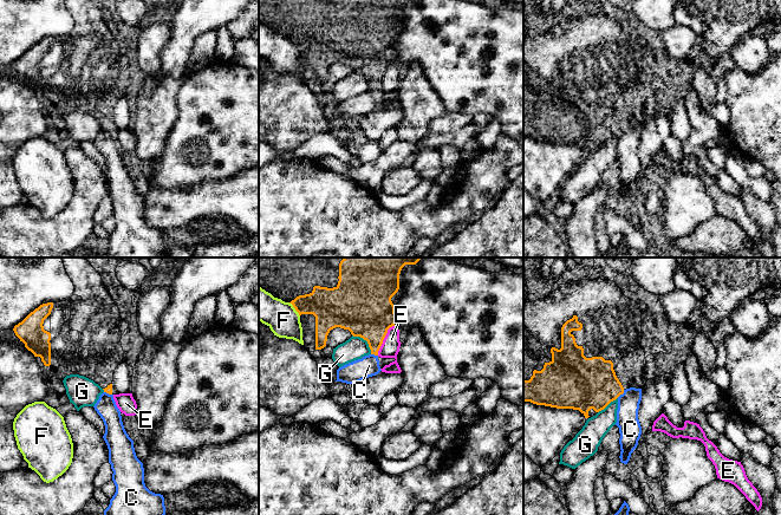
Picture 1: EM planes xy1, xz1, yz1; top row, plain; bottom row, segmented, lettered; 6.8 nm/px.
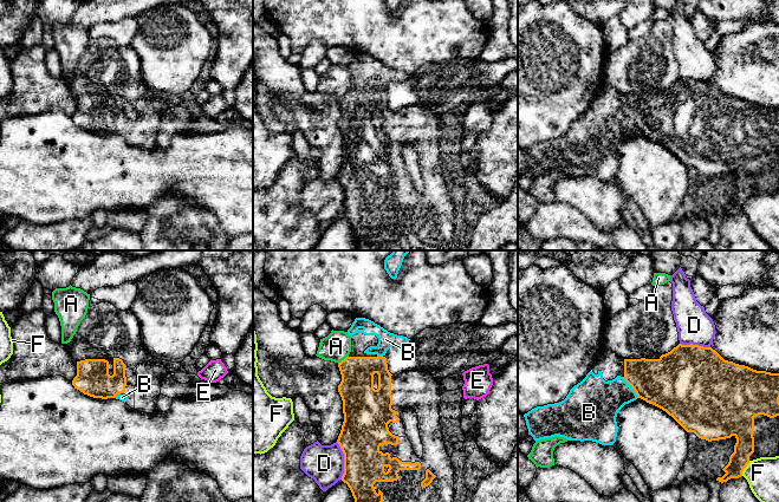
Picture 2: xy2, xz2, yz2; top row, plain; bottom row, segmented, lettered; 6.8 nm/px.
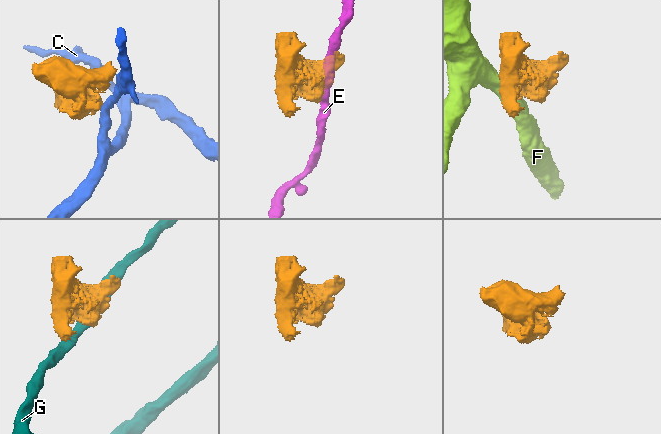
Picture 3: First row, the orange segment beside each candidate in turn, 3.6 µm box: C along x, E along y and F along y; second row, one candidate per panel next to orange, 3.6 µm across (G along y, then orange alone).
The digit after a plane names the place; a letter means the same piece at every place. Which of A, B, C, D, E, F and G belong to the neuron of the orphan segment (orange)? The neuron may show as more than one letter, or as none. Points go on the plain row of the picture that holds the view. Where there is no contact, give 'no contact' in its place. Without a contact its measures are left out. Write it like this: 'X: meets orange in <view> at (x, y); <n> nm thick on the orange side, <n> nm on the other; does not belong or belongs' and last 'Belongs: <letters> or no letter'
A: meets orange in xz2 at (344, 95); 240 nm thick on the orange side, 190 nm on the other; does not belong
B: meets orange in yz2 at (631, 122); 360 nm thick on the orange side, 300 nm on the other; belongs
C: meets orange in yz1 at (620, 129); 360 nm thick on the orange side, 150 nm on the other; does not belong
D: meets orange in xz2 at (344, 196); 300 nm thick on the orange side, 260 nm on the other; does not belong
E: meets orange in xz1 at (383, 75); 360 nm thick on the orange side, 130 nm on the other; does not belong
F: meets orange in yz2 at (745, 202); 140 nm thick on the orange side, 220 nm on the other; does not belong
G: meets orange in xz1 at (365, 75); 400 nm thick on the orange side, 160 nm on the other; does not belong
Belongs: B

